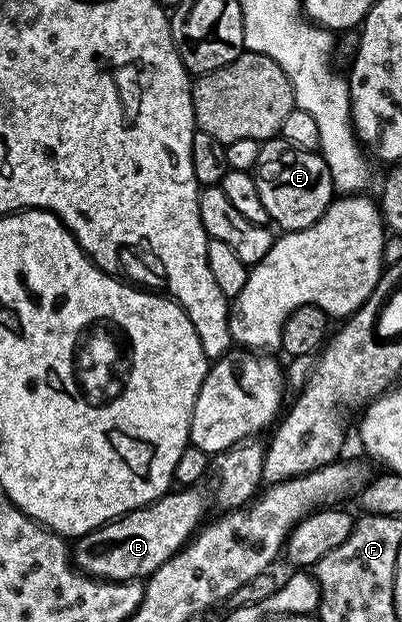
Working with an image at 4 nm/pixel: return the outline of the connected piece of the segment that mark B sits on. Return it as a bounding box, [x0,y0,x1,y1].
[73,488,209,582]

